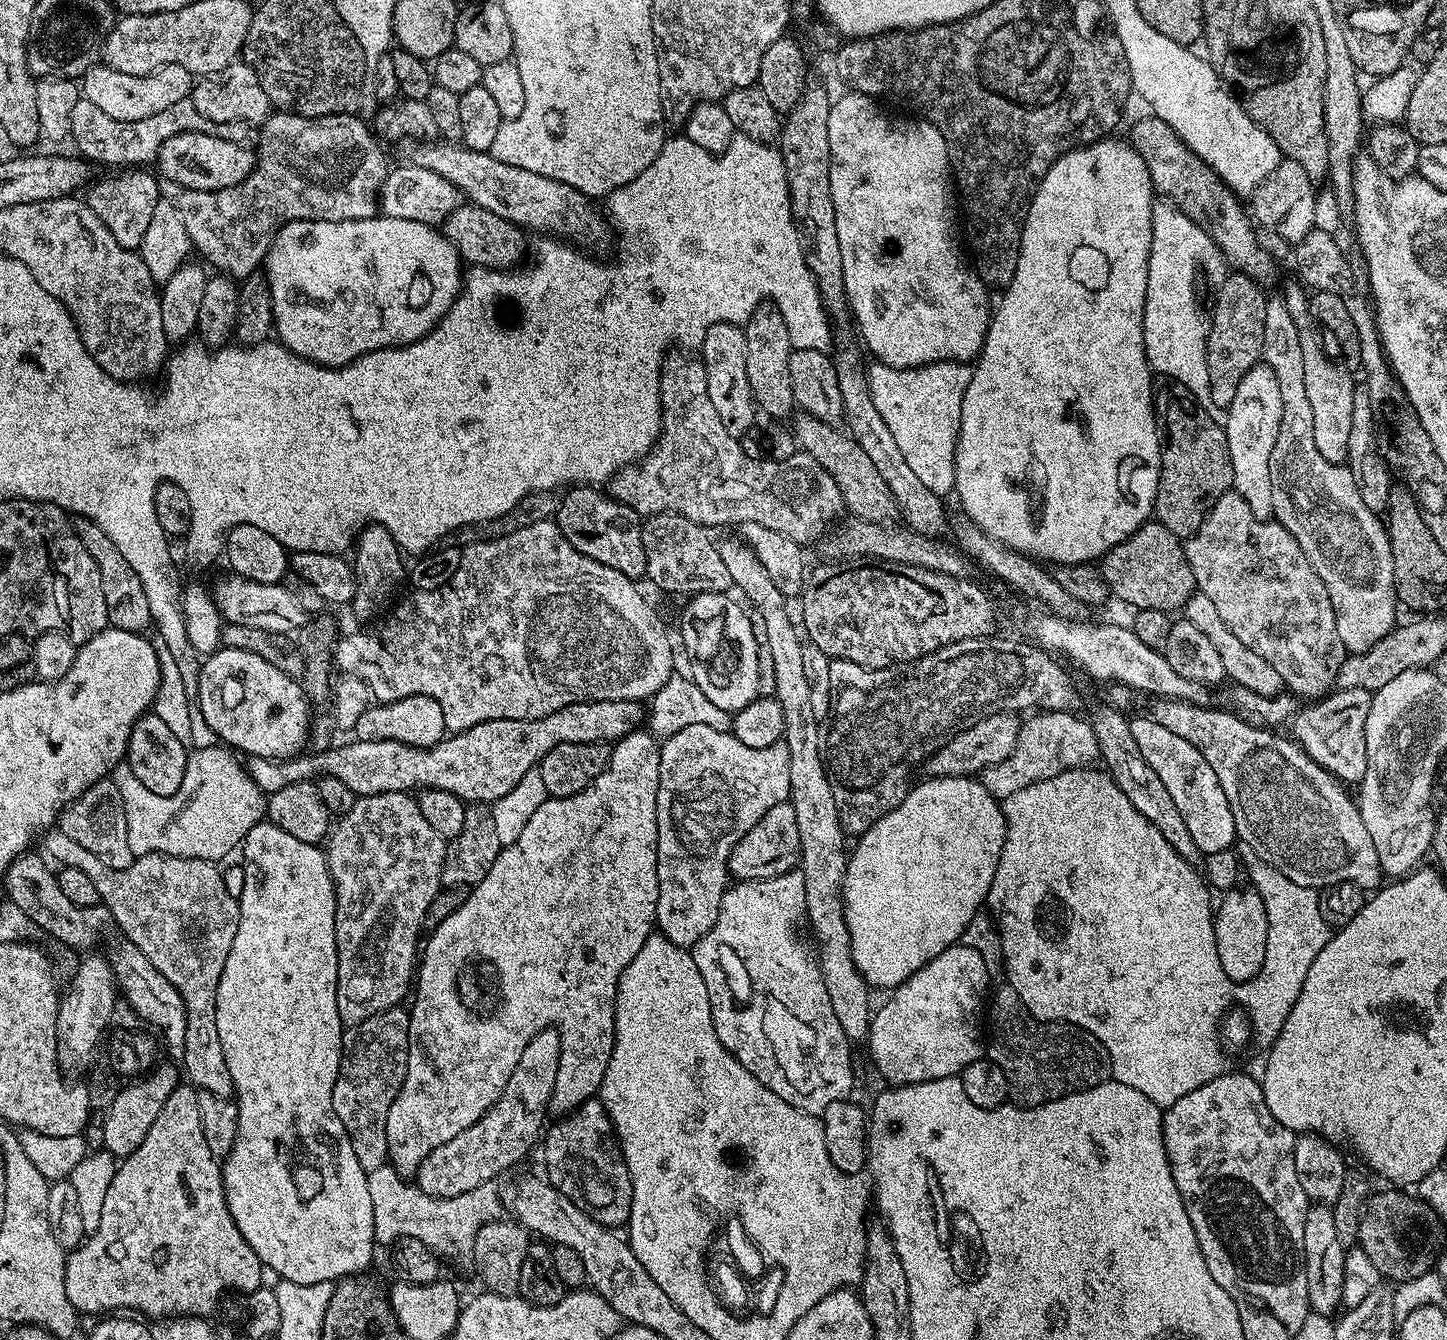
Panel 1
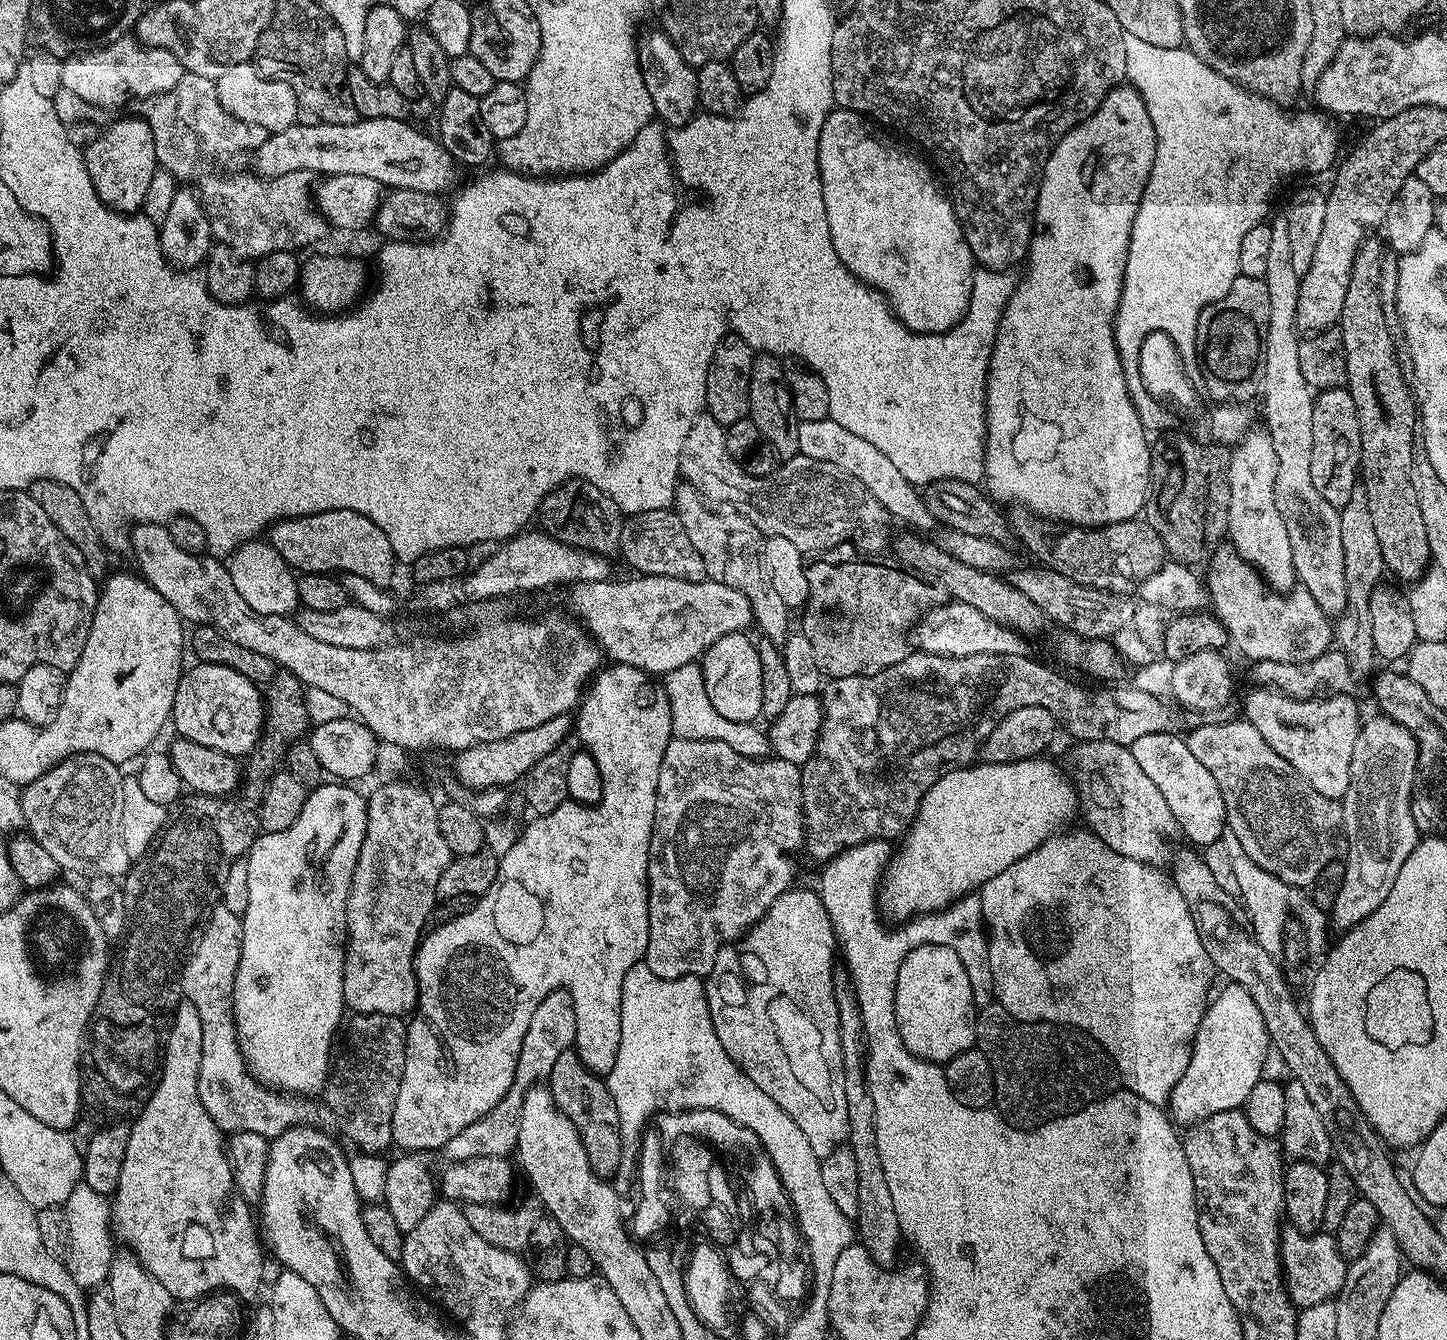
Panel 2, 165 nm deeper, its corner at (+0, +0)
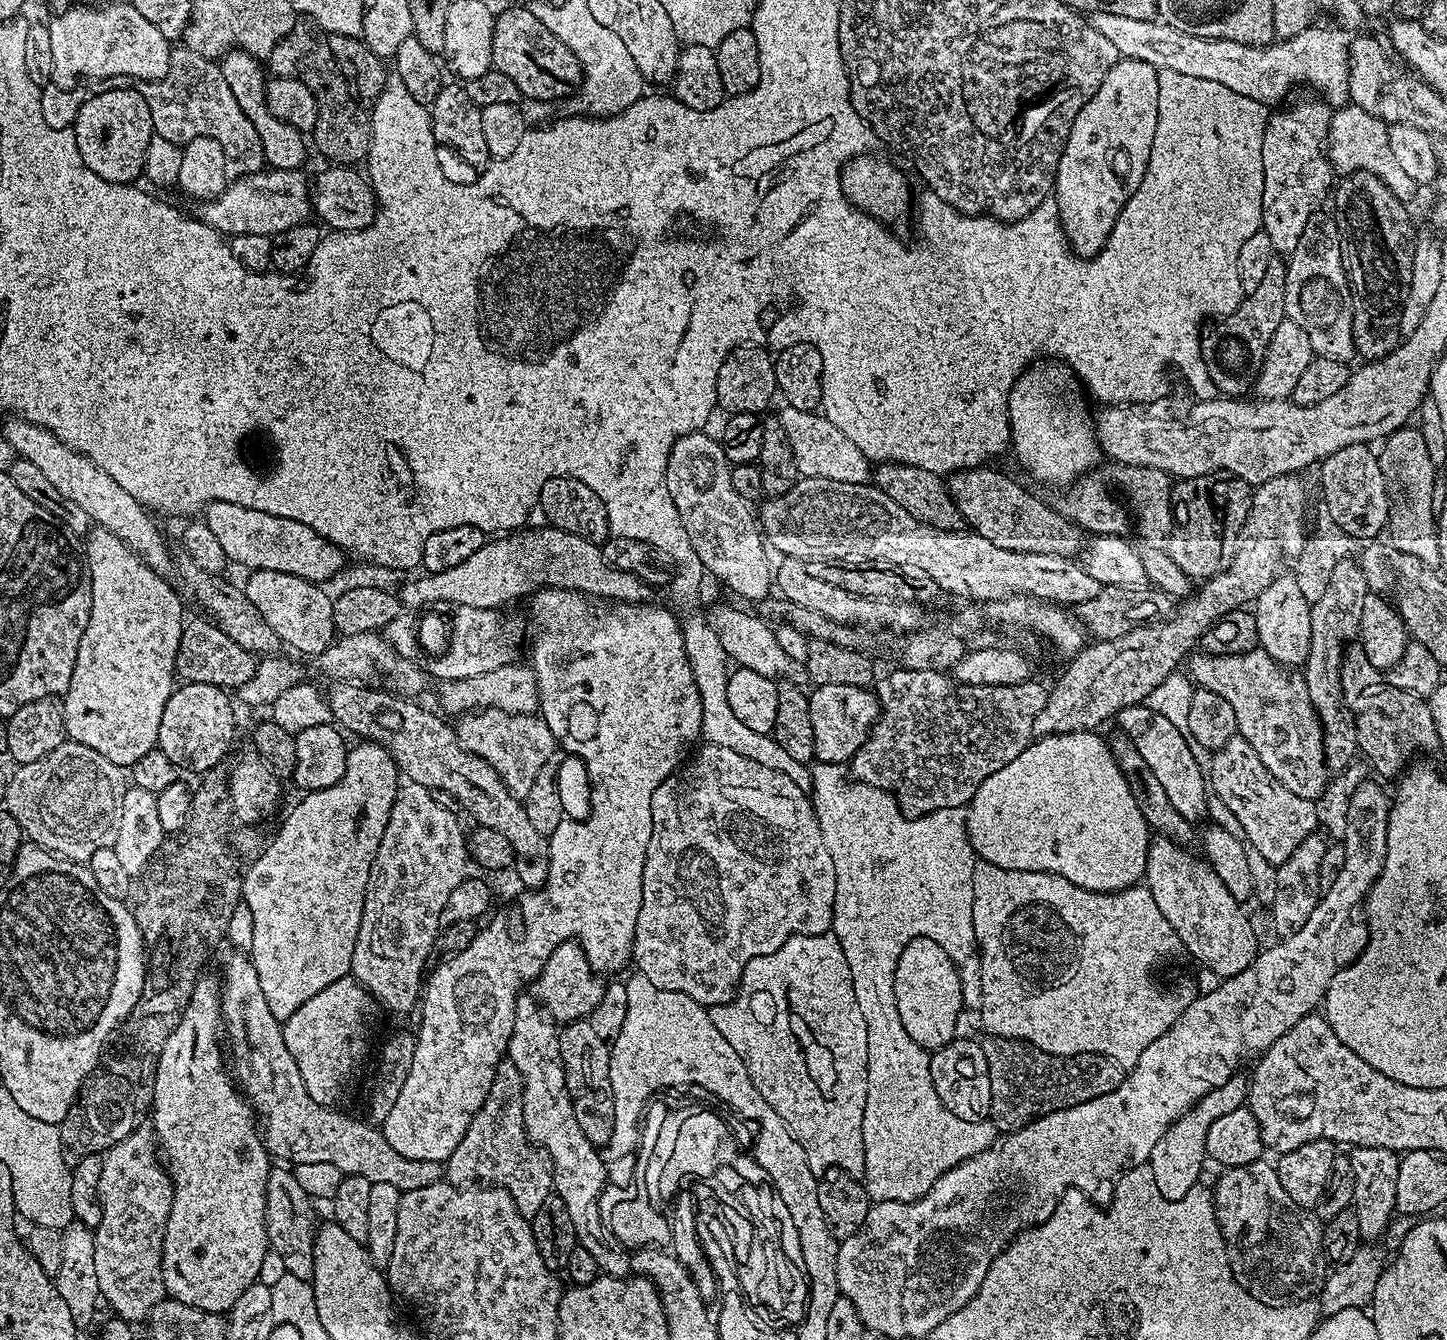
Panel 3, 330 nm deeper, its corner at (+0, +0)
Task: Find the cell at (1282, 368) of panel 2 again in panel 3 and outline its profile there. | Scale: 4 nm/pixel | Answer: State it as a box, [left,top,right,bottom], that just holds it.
[1262,99,1334,258]

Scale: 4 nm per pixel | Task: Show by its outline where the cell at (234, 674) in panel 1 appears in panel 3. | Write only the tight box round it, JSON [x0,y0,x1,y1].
[156,683,236,774]

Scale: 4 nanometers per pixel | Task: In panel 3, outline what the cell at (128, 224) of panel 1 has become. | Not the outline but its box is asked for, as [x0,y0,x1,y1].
[71,86,154,184]

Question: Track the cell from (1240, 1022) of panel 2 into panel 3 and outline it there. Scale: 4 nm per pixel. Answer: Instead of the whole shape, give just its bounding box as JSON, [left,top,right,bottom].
[1147,1074,1248,1200]

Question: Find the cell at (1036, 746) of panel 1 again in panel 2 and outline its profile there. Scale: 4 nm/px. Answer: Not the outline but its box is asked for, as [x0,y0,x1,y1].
[1070,740,1175,867]

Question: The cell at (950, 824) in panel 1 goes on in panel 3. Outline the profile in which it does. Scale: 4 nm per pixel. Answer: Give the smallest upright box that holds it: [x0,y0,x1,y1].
[967,731,1150,892]

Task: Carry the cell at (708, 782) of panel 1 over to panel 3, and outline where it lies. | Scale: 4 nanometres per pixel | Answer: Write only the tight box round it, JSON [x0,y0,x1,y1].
[631,742,836,1006]

